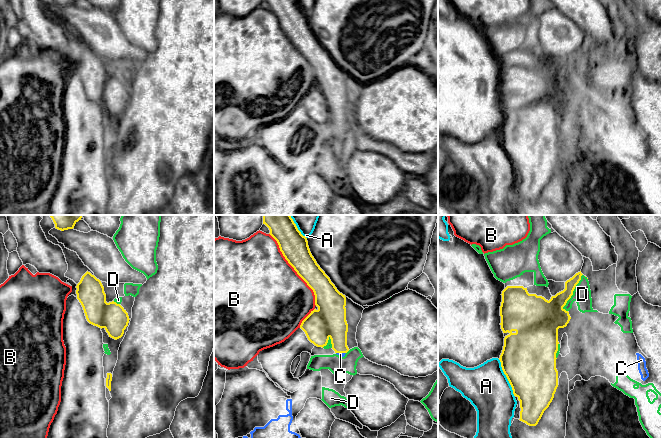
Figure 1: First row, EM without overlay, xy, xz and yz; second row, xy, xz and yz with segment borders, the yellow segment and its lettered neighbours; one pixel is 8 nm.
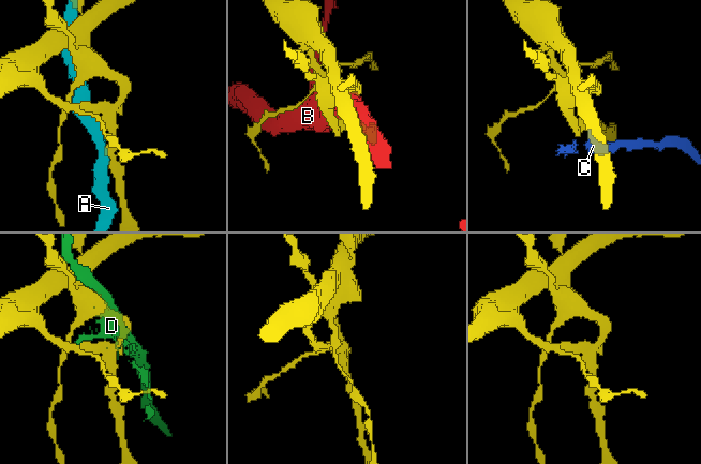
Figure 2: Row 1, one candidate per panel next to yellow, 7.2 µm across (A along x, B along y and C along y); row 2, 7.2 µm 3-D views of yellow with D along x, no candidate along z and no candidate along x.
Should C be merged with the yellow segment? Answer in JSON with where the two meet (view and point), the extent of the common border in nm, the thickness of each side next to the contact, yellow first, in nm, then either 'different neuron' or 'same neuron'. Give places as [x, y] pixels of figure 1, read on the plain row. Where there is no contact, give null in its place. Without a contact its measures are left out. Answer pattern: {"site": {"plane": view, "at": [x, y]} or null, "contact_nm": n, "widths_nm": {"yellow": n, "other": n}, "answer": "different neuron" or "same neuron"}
{"site": {"plane": "xz", "at": [341, 128]}, "contact_nm": 80, "widths_nm": {"yellow": 220, "other": 30}, "answer": "same neuron"}

